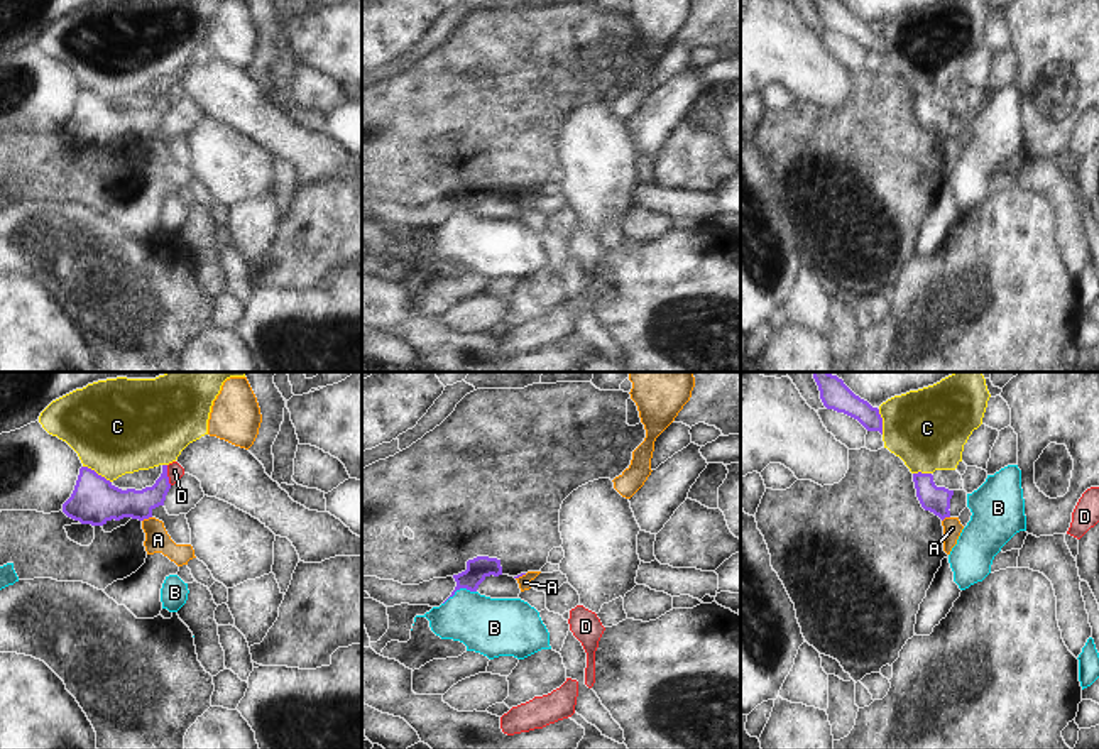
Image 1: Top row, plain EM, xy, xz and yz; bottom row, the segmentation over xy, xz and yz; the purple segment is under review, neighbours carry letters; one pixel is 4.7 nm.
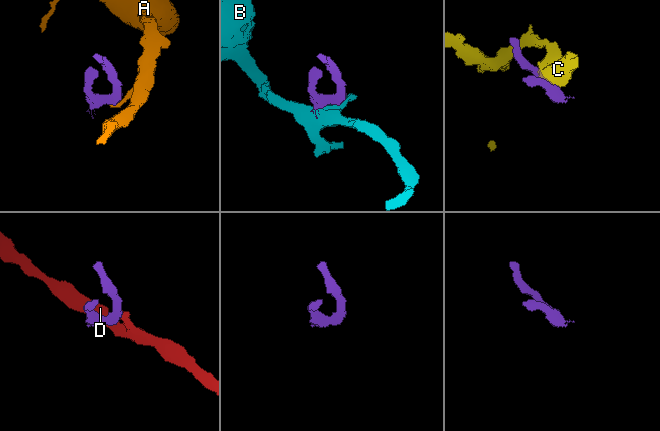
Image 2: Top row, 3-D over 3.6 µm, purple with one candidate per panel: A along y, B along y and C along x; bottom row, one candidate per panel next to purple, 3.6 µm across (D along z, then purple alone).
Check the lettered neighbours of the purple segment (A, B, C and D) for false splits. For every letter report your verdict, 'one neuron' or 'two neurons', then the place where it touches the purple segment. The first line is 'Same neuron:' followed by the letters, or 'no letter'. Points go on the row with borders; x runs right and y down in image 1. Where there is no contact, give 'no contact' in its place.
Same neuron: B
A: two neurons | xy (146, 518)
B: one neuron | xz (459, 589)
C: two neurons | xy (95, 472)
D: two neurons | xy (166, 475)

